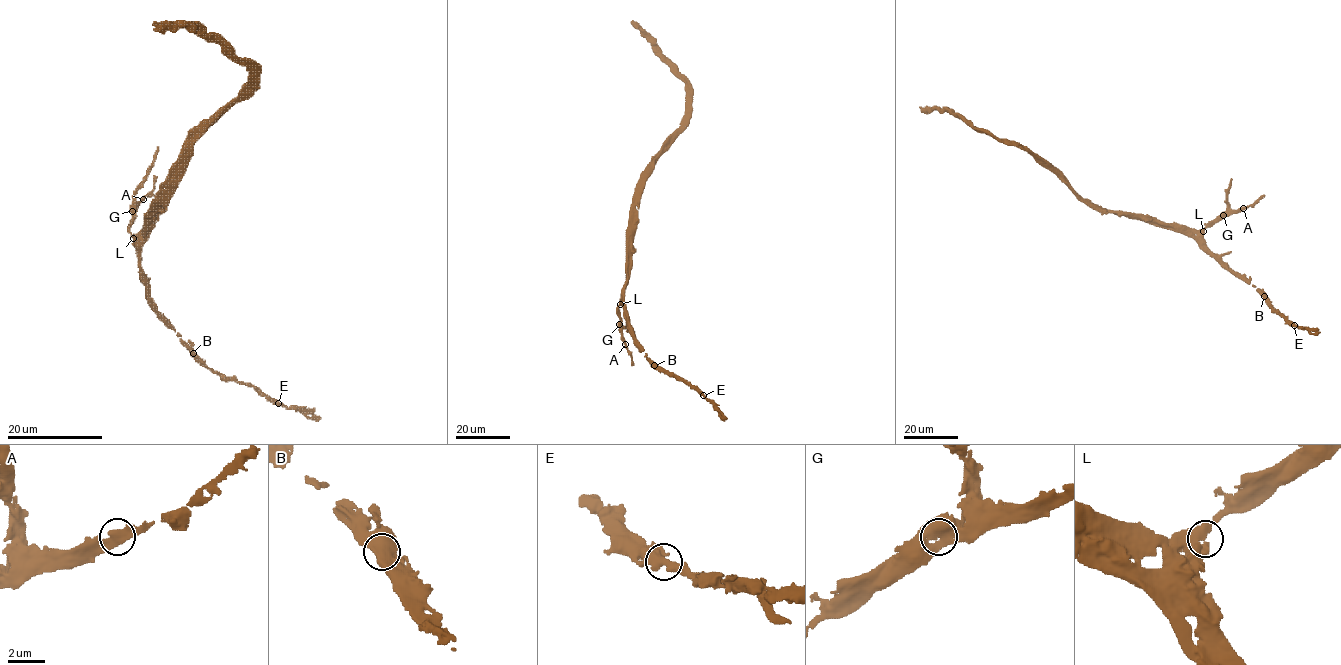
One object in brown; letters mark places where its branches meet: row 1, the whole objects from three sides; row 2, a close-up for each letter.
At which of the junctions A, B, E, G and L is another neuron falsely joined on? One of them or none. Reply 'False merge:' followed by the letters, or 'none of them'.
False merge: none of them

